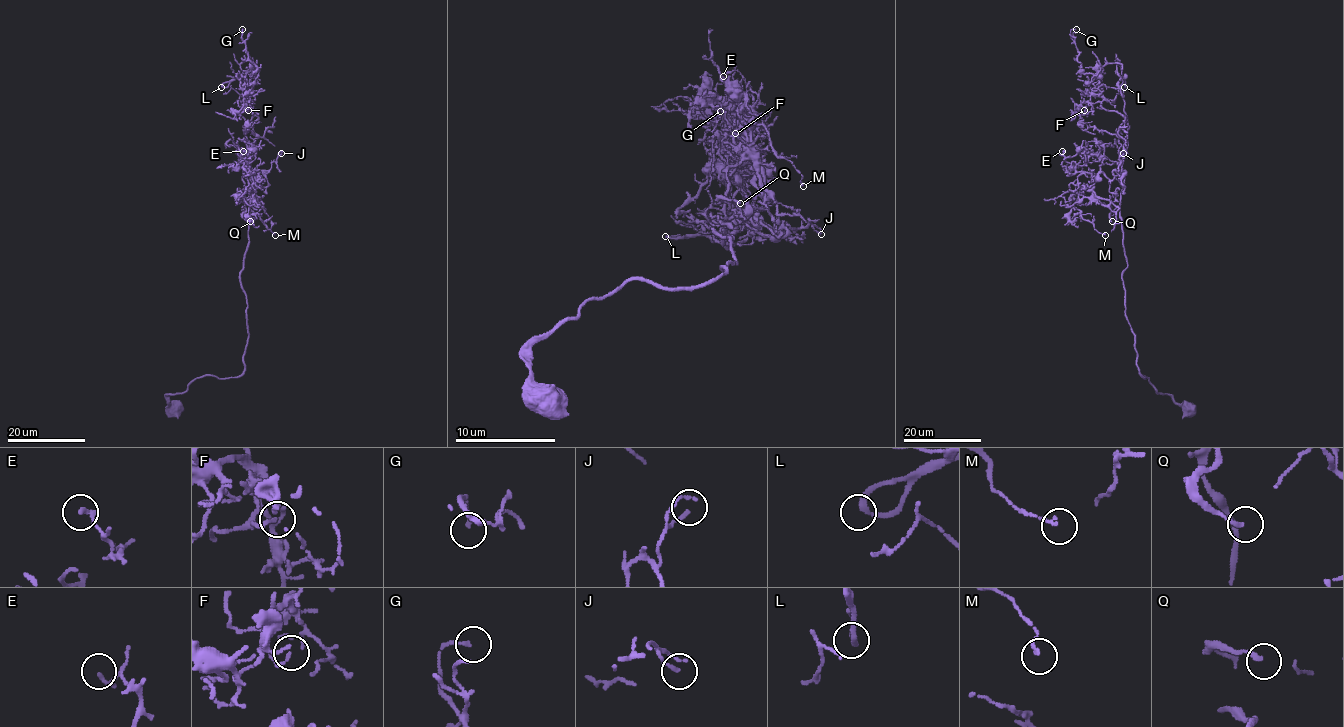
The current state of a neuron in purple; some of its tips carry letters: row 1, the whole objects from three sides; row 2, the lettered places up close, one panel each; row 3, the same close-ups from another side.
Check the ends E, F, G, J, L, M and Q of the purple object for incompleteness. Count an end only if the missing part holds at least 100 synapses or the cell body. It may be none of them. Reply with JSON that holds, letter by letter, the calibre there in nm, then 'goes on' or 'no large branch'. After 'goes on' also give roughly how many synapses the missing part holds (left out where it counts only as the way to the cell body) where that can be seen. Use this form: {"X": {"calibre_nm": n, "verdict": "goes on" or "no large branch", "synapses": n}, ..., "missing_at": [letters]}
{"E": {"calibre_nm": 170, "verdict": "no large branch"}, "F": {"calibre_nm": 120, "verdict": "no large branch"}, "G": {"calibre_nm": 140, "verdict": "no large branch"}, "J": {"calibre_nm": 130, "verdict": "no large branch"}, "L": {"calibre_nm": 190, "verdict": "no large branch"}, "M": {"calibre_nm": 110, "verdict": "no large branch"}, "Q": {"calibre_nm": 180, "verdict": "no large branch"}, "missing_at": []}

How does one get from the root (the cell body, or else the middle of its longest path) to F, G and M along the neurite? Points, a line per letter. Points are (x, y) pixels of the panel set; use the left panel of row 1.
F: (175, 409), (169, 393), (244, 369), (248, 110)
G: (175, 409), (169, 393), (244, 369), (240, 96), (250, 96), (245, 76), (257, 67), (242, 29)
M: (175, 409), (169, 393), (244, 369), (243, 161), (260, 179), (247, 172), (249, 208), (275, 235)

